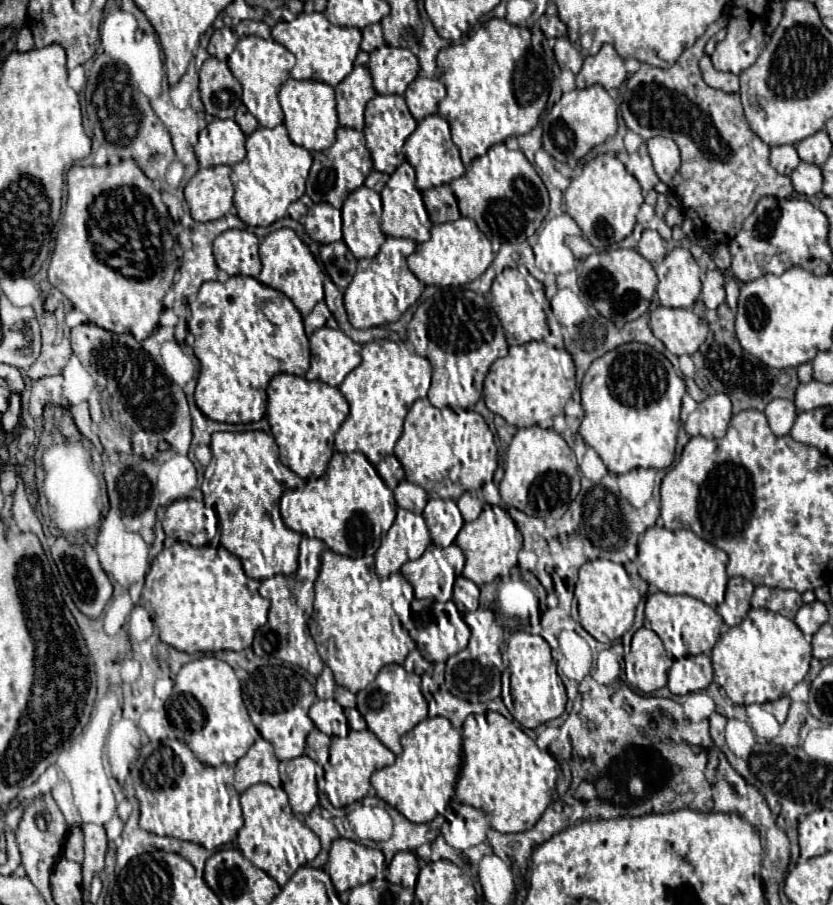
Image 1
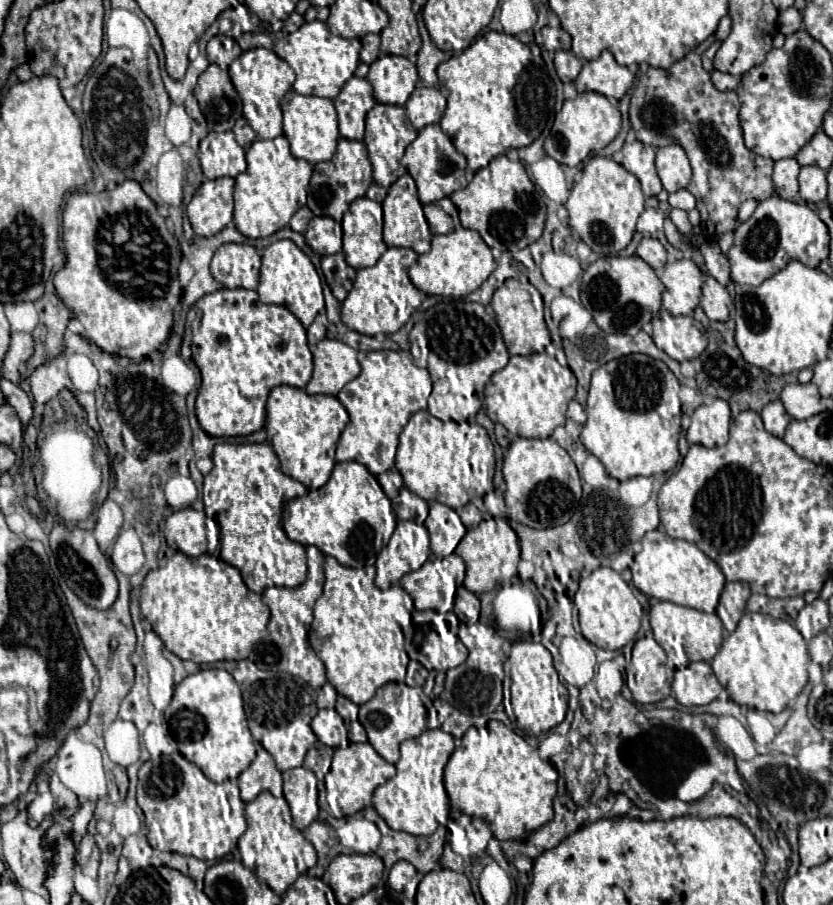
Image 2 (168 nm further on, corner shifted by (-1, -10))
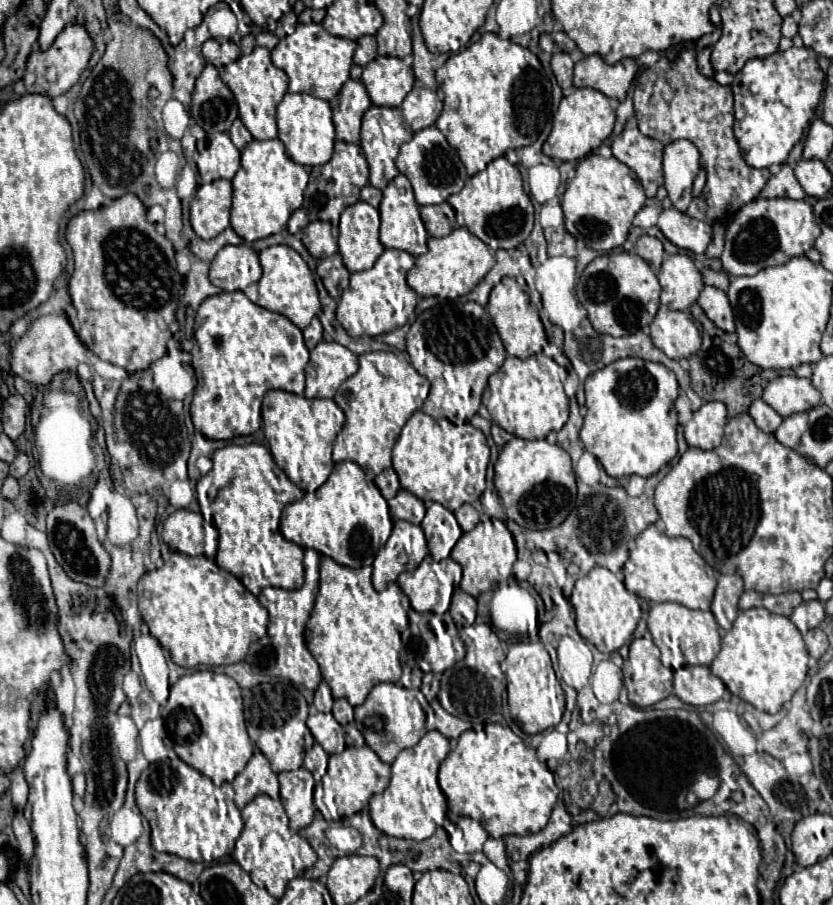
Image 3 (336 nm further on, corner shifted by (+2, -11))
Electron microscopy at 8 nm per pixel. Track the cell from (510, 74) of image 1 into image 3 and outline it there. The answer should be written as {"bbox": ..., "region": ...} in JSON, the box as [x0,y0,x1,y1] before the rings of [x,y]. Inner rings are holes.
{"bbox":[435,33,547,175],"region":[[[483,33],[477,43],[451,55],[445,65],[437,69],[437,81],[441,83],[445,99],[441,117],[435,125],[457,151],[469,175],[483,171],[487,163],[503,157],[507,149],[519,149],[537,141],[537,123],[541,109],[547,105],[547,89],[541,61],[527,47],[503,41],[497,33]]]}

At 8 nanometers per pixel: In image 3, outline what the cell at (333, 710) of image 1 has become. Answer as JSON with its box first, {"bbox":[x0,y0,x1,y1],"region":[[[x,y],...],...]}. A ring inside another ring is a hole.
{"bbox":[306,713,345,755],"region":[[[315,713],[309,715],[306,721],[311,729],[315,741],[331,755],[337,753],[337,749],[345,749],[345,733],[341,725],[335,721],[331,713]]]}

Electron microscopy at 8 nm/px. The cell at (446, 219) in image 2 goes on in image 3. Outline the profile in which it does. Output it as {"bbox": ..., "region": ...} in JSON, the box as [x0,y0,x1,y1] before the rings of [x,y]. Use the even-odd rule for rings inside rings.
{"bbox":[421,203,457,237],"region":[[[449,203],[421,207],[421,219],[431,237],[445,237],[457,227],[455,211]]]}

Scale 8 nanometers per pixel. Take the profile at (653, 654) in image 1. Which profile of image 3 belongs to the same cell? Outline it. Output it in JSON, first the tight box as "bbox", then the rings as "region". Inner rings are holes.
{"bbox":[622,637,673,707],"region":[[[647,637],[633,639],[622,672],[629,701],[637,707],[655,705],[673,691],[673,673],[663,667],[657,645]]]}

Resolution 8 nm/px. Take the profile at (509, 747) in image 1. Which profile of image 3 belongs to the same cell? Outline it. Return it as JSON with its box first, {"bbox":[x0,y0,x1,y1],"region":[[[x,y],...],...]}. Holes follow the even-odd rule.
{"bbox":[439,723,557,839],"region":[[[487,723],[481,731],[469,729],[461,733],[457,747],[445,757],[439,767],[439,785],[447,797],[451,813],[467,815],[473,819],[475,815],[479,815],[479,821],[483,823],[487,833],[497,839],[513,833],[529,835],[541,831],[547,825],[549,815],[557,803],[557,787],[549,767],[537,759],[533,747],[525,745],[521,737],[499,723]]]}

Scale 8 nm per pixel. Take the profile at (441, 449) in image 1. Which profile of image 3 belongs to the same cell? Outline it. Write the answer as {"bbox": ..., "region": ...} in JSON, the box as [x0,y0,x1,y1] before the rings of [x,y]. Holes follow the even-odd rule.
{"bbox":[393,411,489,511],"region":[[[415,411],[409,417],[393,447],[393,469],[399,475],[401,487],[419,497],[421,501],[437,501],[453,511],[457,511],[463,503],[473,503],[483,493],[487,463],[489,463],[489,445],[479,429],[475,429],[471,423],[455,425],[447,419],[433,419],[423,411]]]}

